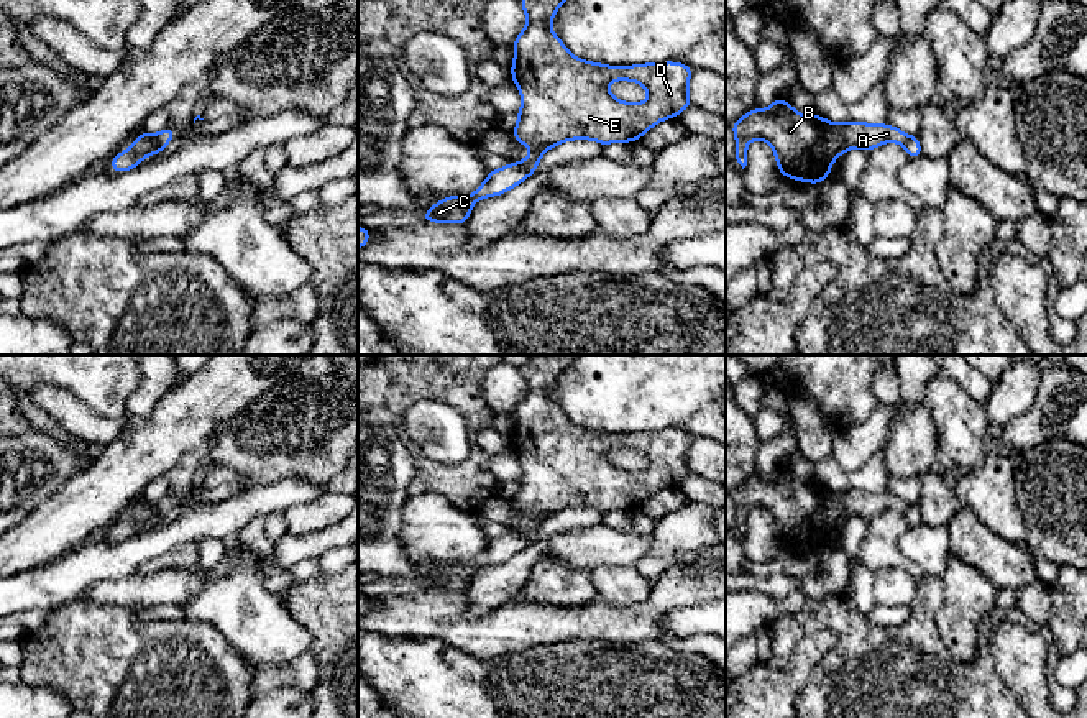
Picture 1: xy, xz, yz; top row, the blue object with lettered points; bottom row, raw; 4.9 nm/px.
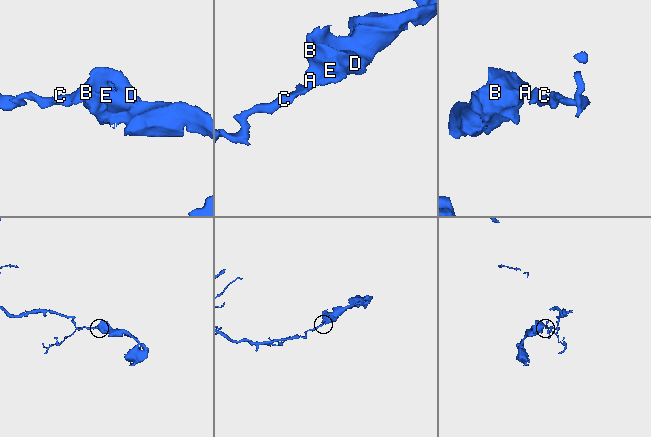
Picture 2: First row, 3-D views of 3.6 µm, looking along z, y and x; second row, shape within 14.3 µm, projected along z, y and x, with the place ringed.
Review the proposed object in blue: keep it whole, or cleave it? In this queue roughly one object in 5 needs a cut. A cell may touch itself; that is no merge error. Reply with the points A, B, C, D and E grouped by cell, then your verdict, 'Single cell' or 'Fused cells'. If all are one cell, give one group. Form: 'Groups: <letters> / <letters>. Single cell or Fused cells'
Groups: A B D E / C. Fused cells

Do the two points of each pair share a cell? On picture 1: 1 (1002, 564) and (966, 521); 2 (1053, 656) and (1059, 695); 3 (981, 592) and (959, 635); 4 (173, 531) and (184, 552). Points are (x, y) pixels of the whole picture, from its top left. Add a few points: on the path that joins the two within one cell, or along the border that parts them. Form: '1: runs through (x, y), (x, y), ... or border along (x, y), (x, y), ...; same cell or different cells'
1: runs through (992, 554), (969, 531); same cell
2: runs through (1050, 666), (1050, 679), (1054, 685); same cell
3: runs through (971, 602), (963, 610), (959, 625); same cell
4: border along (196, 543), (186, 543), (146, 562); different cells

